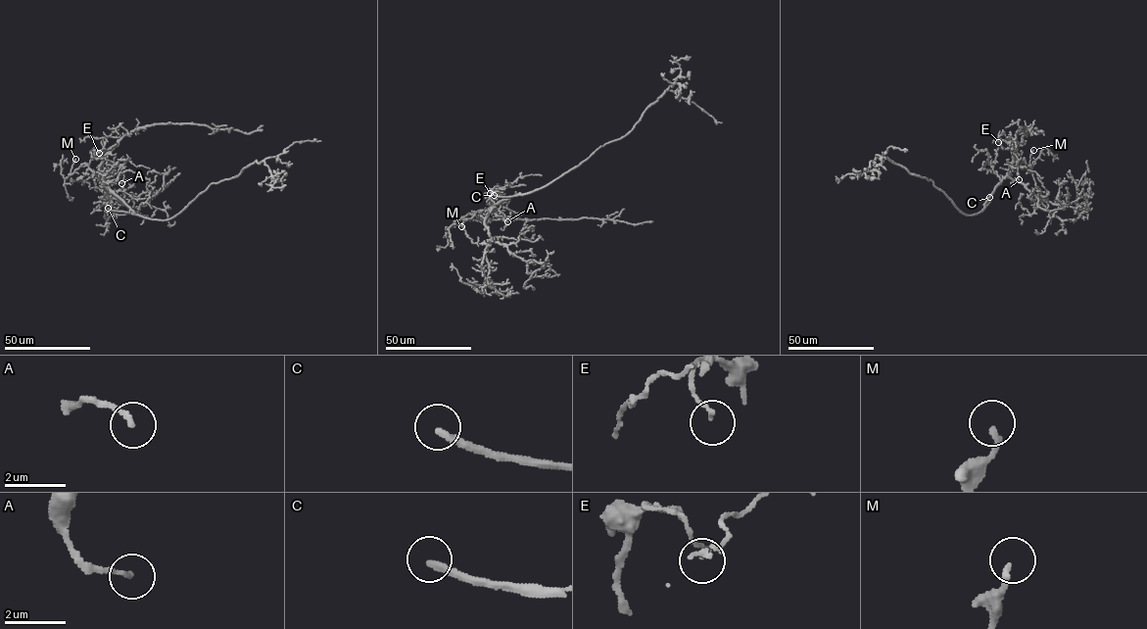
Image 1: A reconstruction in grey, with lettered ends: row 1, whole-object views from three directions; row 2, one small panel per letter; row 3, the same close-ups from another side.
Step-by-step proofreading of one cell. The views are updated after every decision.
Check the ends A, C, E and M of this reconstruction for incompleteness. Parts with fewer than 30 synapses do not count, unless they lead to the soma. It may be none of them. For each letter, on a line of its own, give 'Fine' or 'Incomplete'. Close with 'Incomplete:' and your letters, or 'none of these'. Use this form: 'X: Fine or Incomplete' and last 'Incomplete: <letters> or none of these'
A: Fine
C: Incomplete
E: Fine
M: Fine
Incomplete: C

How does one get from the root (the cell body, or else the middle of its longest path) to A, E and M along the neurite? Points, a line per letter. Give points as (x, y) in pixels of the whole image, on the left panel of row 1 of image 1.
A: (141, 216), (115, 195), (105, 178), (110, 172), (119, 172), (122, 166), (118, 176), (121, 183)
E: (141, 216), (131, 211), (104, 182), (99, 170), (103, 158), (94, 155), (96, 150), (99, 153)
M: (141, 216), (115, 195), (100, 174), (85, 164), (69, 176), (75, 159)

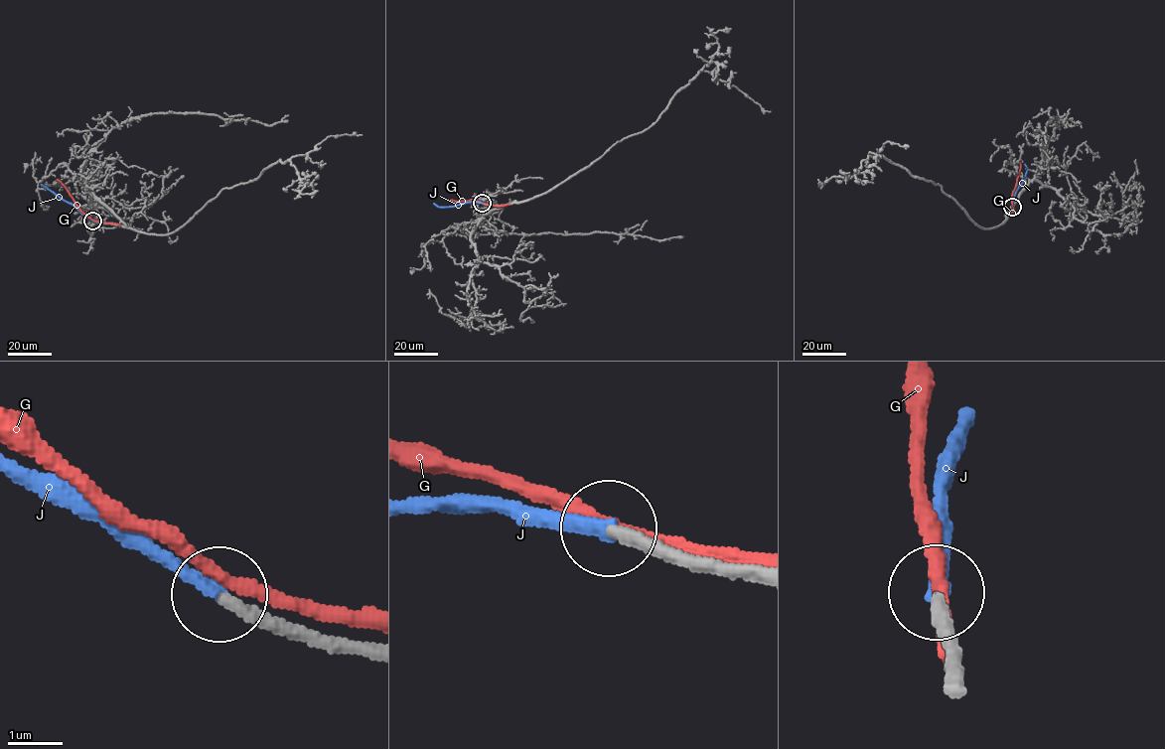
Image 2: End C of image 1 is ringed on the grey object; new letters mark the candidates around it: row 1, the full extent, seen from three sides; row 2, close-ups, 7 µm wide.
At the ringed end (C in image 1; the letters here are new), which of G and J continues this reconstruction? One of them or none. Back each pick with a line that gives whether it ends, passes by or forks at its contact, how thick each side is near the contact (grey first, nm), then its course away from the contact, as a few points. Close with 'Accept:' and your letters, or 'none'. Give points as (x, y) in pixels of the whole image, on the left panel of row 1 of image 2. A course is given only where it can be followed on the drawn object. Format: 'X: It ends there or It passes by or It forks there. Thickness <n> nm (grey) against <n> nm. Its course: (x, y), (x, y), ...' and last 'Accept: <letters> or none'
J: It ends there. Thickness 280 nm (grey) against 240 nm. Its course: (92, 221), (41, 184)
Accept: J

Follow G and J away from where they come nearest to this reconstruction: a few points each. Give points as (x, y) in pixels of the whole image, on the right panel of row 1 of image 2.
G: (1013, 207), (1013, 191), (1021, 161)
J: (1012, 207), (1014, 196), (1026, 172), (1025, 164)

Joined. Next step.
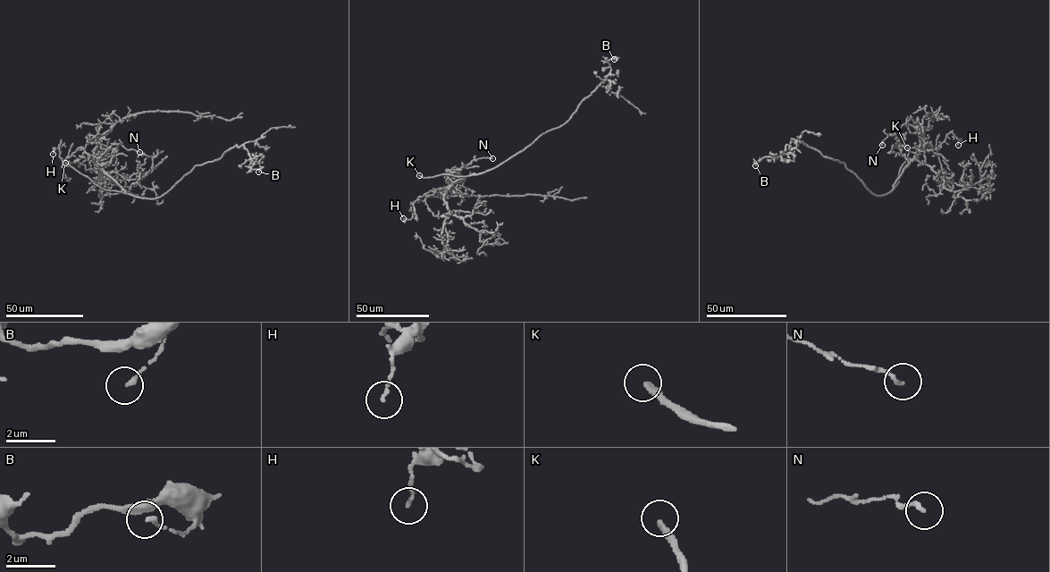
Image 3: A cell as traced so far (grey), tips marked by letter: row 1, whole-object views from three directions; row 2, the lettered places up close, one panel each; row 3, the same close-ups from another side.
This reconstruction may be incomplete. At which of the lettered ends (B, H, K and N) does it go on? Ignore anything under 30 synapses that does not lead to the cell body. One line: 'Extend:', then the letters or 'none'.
Extend: K

